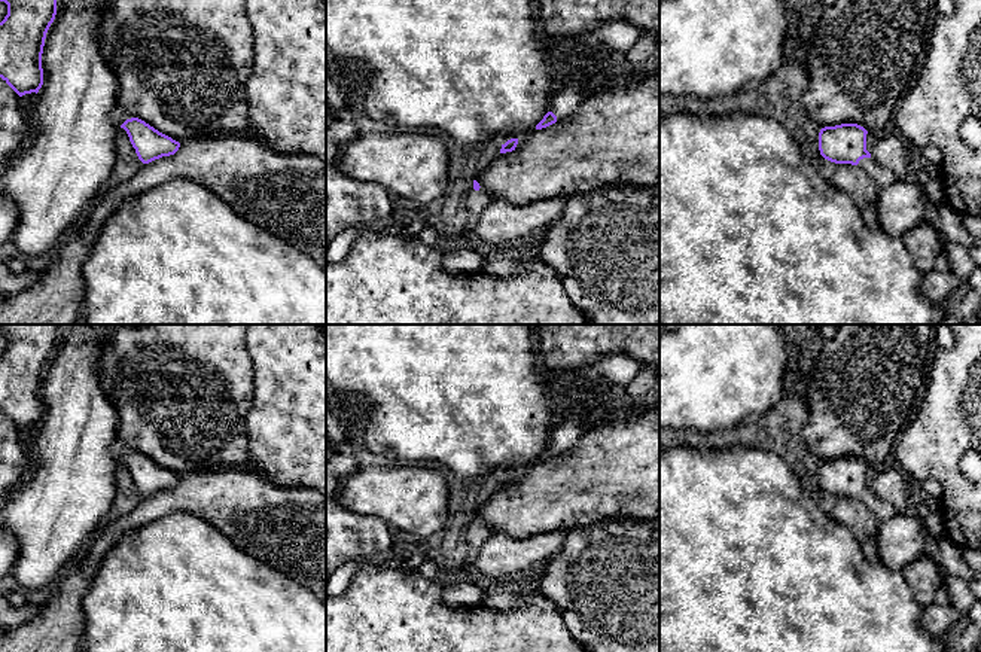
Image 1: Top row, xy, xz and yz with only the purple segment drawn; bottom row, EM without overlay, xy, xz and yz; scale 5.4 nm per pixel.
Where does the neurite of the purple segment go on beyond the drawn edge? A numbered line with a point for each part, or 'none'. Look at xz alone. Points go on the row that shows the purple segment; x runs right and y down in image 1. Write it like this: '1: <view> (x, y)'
1: xz (563, 103)

